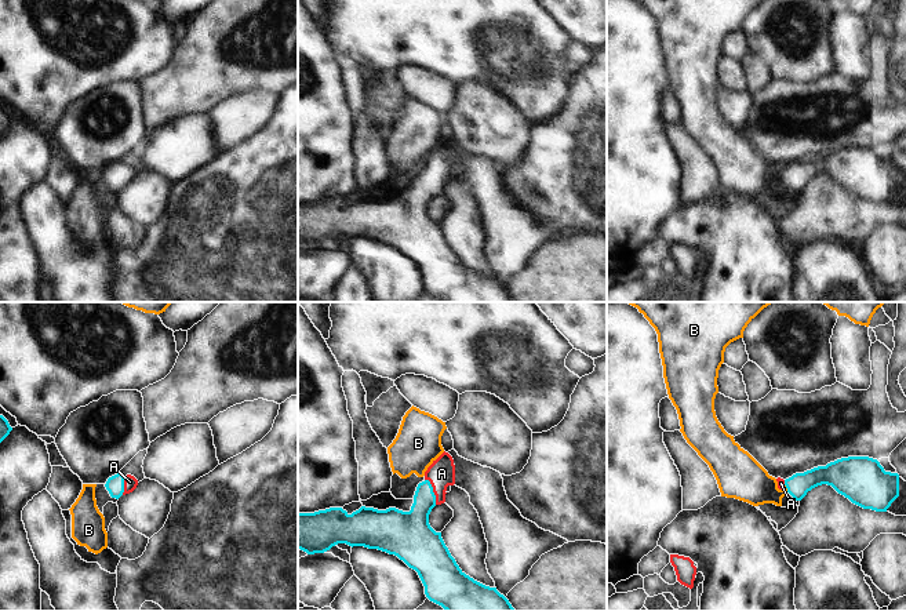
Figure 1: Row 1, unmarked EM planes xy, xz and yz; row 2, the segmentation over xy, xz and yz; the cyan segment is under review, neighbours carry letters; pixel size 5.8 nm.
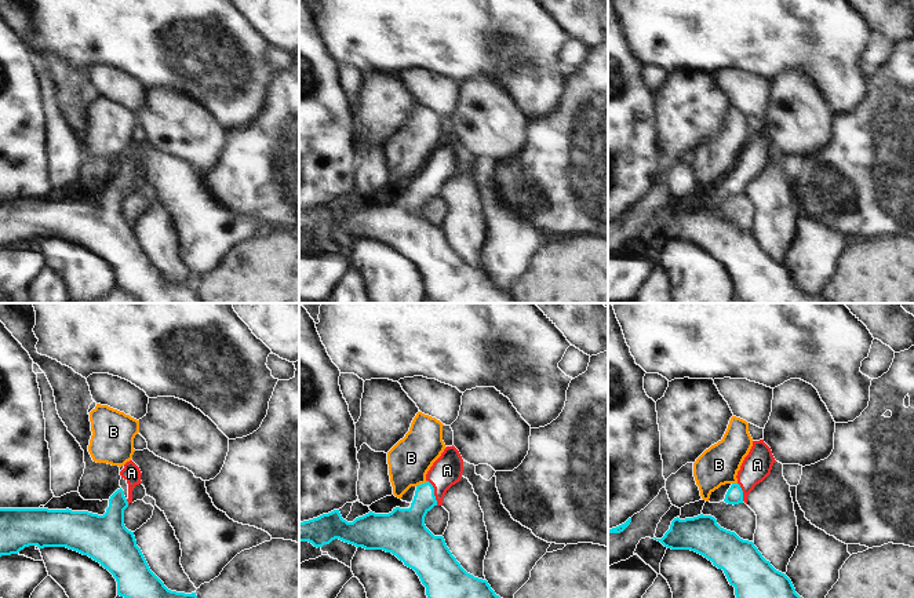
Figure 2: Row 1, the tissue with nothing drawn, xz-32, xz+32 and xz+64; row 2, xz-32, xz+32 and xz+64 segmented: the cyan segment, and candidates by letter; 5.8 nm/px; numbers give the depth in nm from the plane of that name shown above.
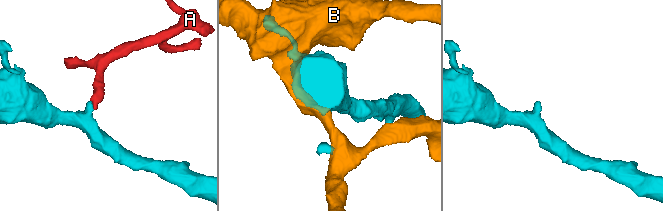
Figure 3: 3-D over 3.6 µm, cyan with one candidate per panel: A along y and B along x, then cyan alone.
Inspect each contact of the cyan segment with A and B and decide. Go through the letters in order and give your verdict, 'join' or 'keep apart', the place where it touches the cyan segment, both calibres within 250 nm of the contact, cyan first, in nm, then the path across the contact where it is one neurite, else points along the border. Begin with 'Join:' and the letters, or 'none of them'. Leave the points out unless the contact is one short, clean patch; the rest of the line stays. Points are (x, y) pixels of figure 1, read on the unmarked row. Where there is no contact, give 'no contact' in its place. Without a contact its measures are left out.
Join: A
A: join; meets cyan in xz at (432, 182); 220 nm thick on the cyan side, 160 nm on the other; runs through xz (411, 219), (425, 189), (432, 182), (436, 170), (441, 164)
B: keep apart; meets cyan in yz at (786, 178); 140 nm thick on the cyan side, 240 nm on the other; border along yz (785, 175), (788, 182)

